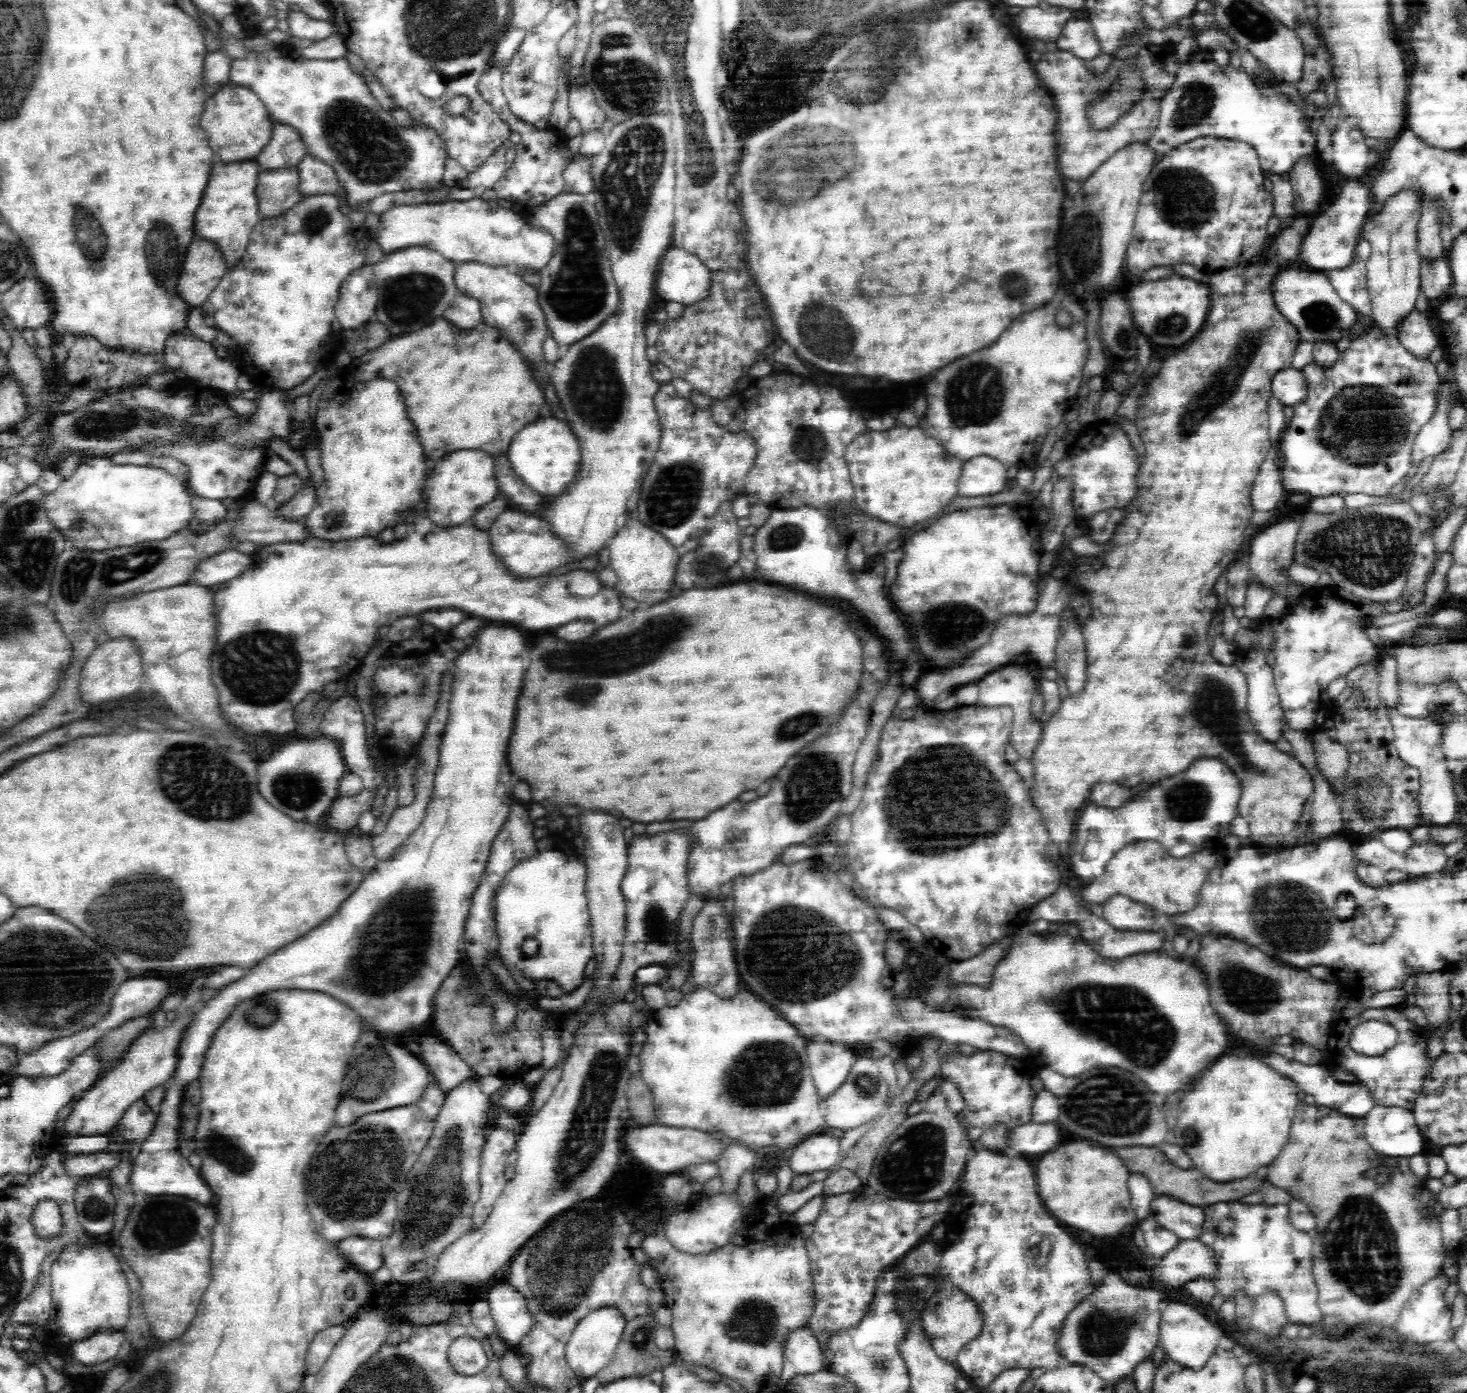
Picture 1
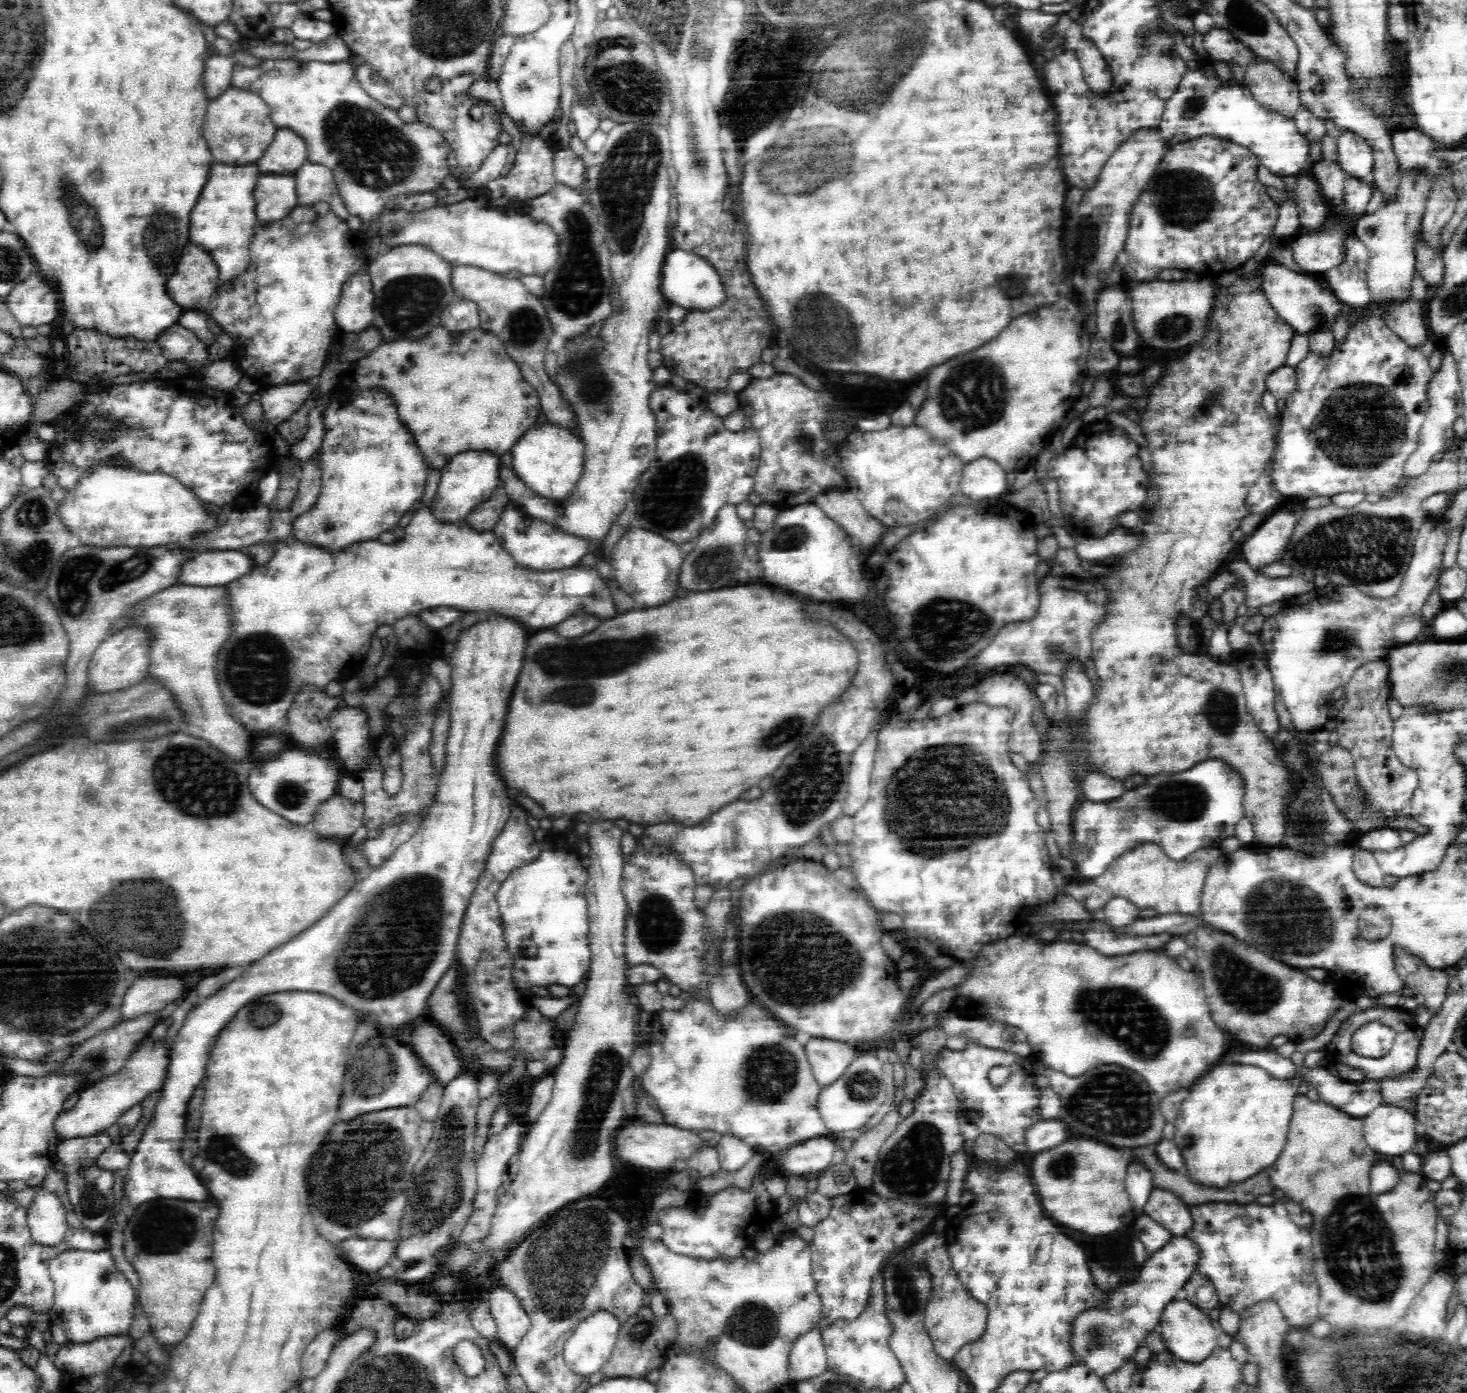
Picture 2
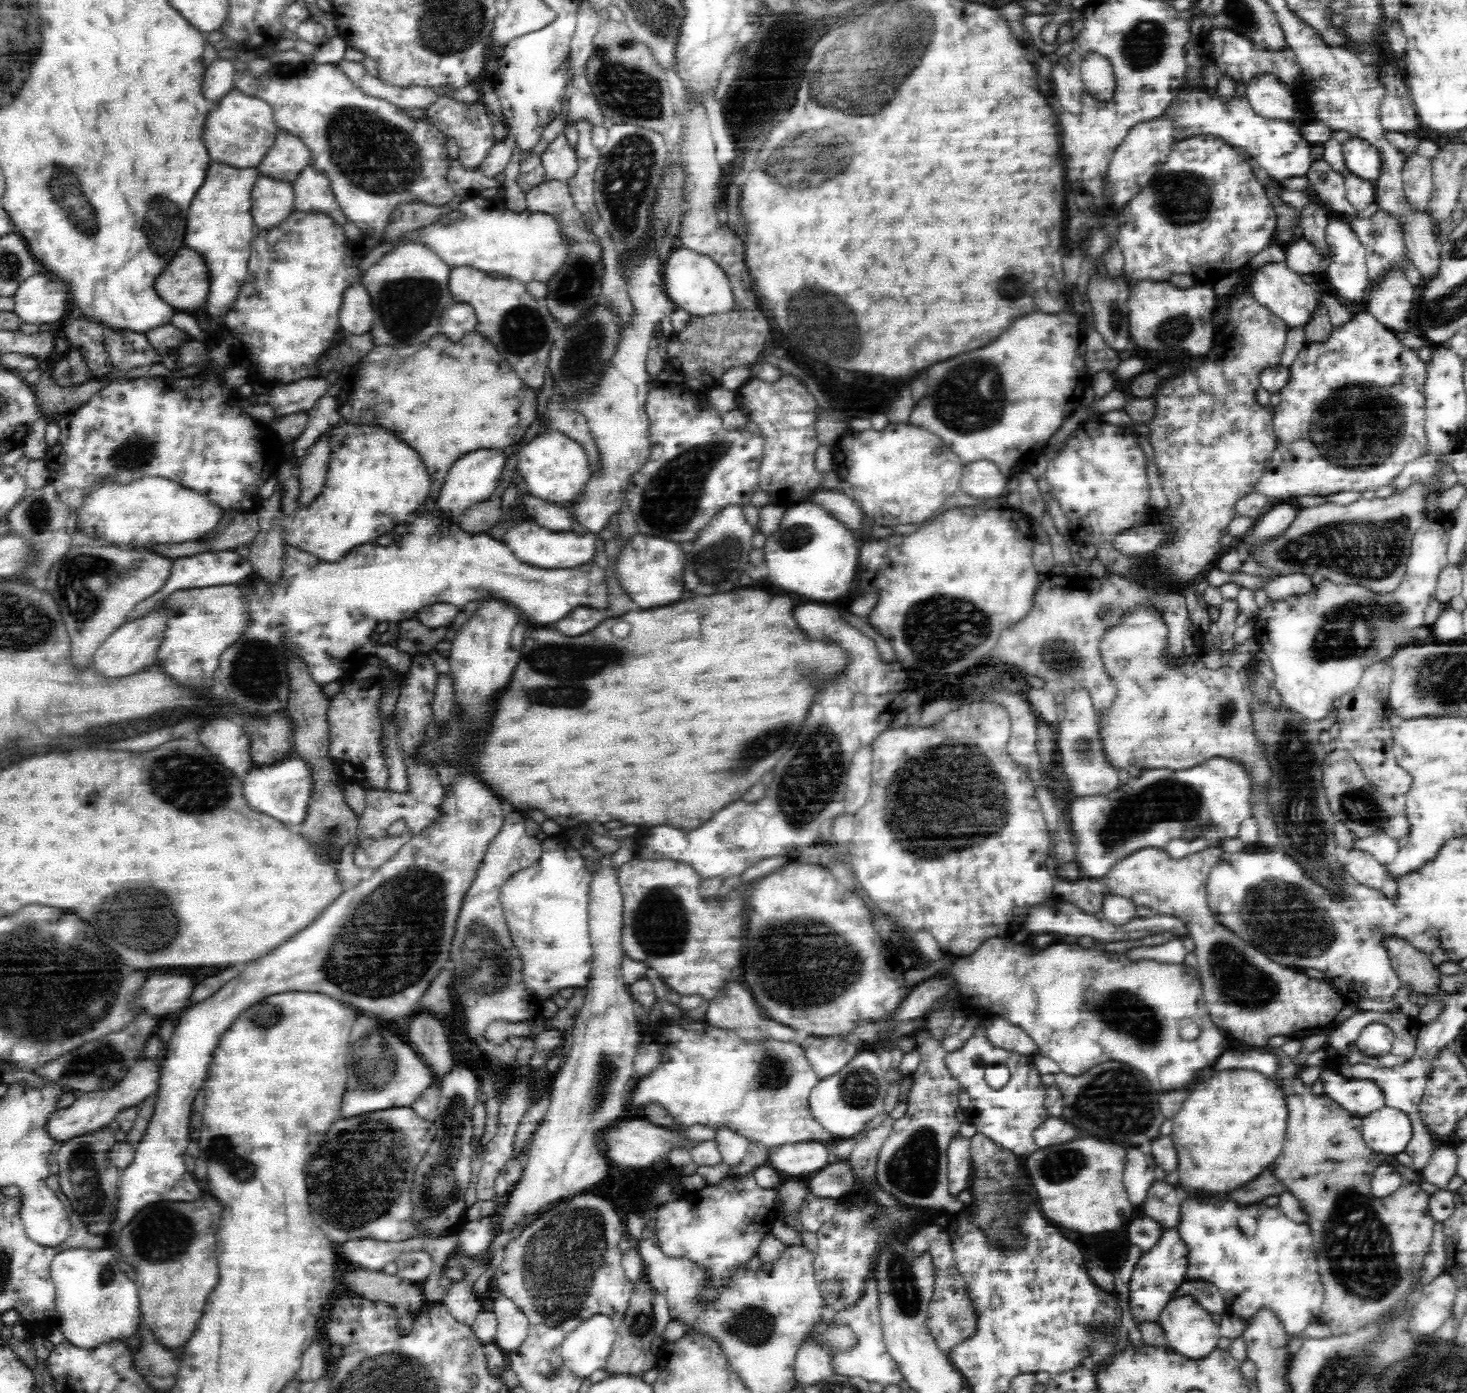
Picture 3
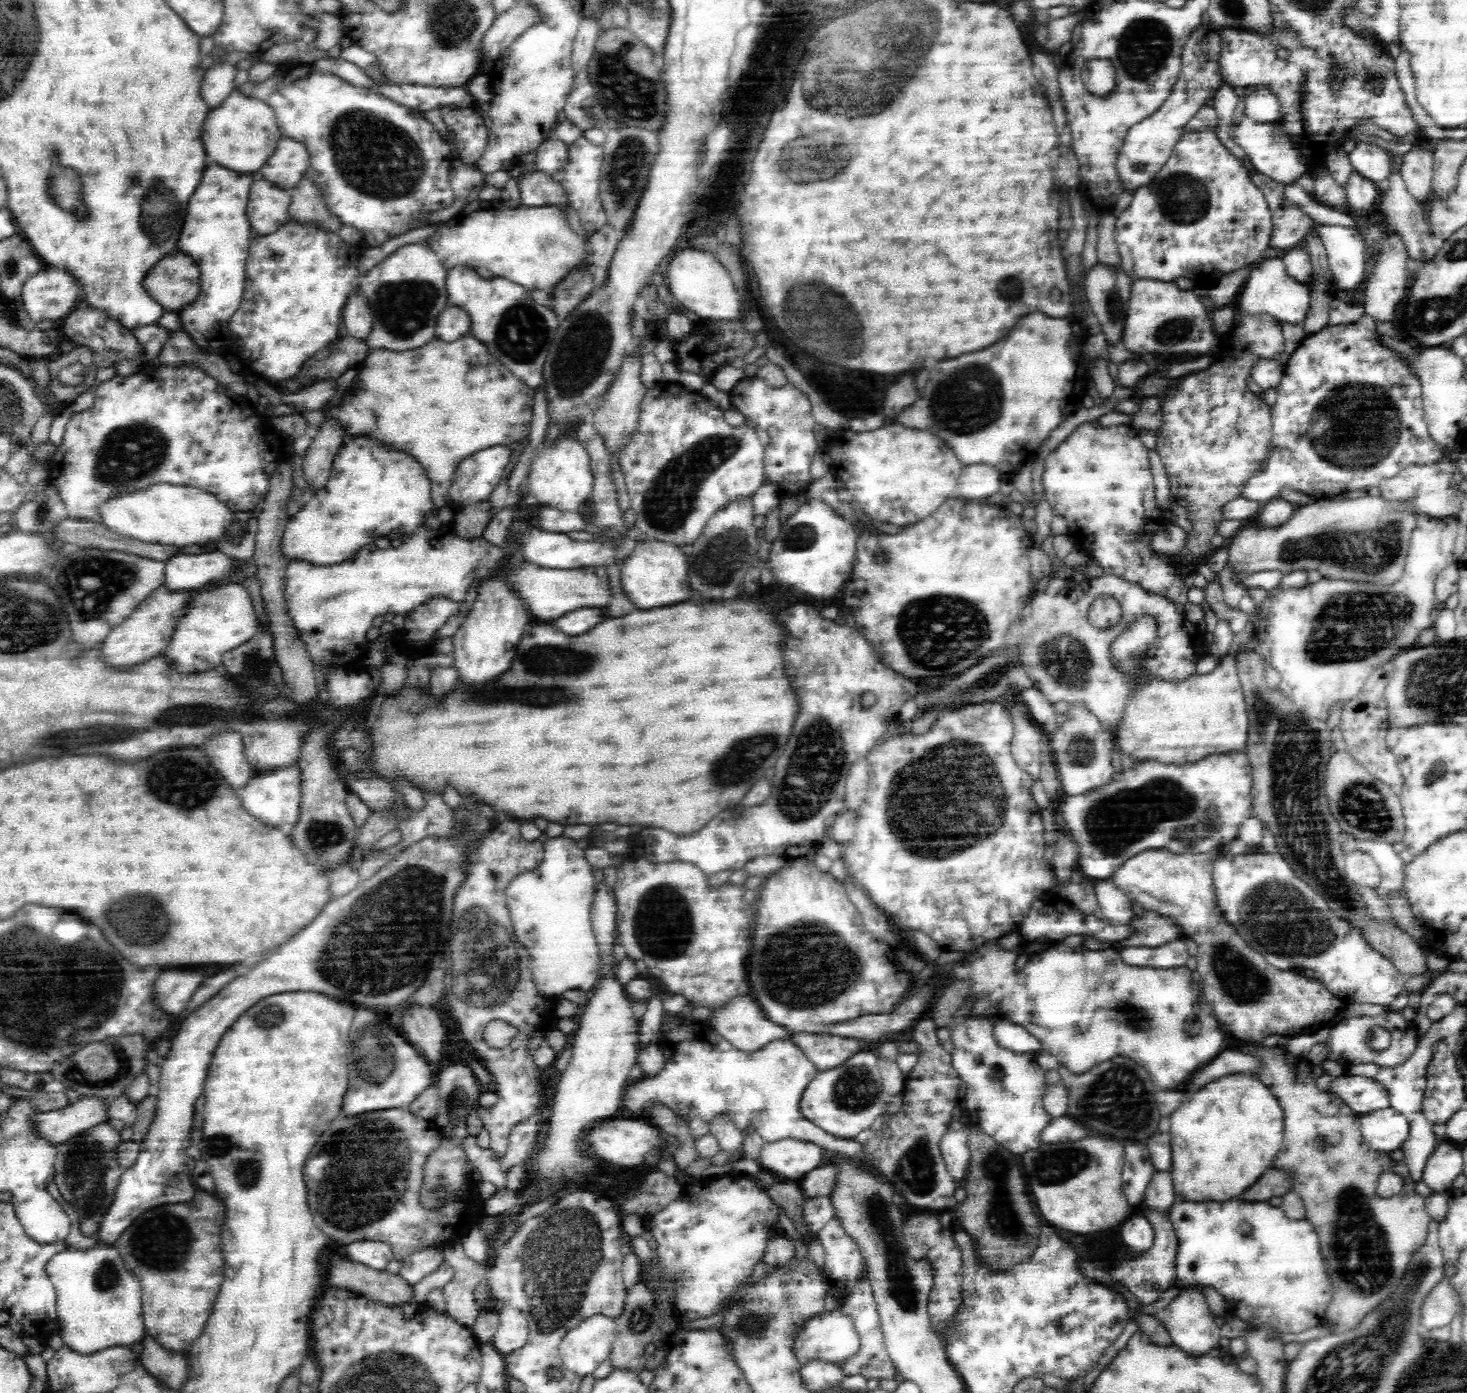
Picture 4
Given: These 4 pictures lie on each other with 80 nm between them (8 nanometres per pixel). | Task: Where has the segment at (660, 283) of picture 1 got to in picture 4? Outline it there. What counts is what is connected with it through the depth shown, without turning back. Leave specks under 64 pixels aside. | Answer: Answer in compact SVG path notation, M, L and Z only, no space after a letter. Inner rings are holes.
M684 250L670 262L669 267L668 286L672 297L690 312L710 320L730 320L730 316L738 316L738 292L734 282L723 264L710 252Z

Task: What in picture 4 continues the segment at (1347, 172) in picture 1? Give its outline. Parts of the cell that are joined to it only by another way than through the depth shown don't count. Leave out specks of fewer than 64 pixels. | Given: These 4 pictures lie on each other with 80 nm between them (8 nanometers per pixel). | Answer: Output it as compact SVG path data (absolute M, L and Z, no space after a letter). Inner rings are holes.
M1358 143L1349 153L1353 170L1377 184L1392 174L1392 154L1376 144Z

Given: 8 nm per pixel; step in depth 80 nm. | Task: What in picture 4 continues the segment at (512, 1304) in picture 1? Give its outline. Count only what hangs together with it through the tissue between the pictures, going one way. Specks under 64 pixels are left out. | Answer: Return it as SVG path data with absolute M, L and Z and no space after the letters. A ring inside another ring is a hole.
M510 1305L502 1306L499 1325L490 1343L500 1354L507 1355L522 1348L529 1337L527 1317Z

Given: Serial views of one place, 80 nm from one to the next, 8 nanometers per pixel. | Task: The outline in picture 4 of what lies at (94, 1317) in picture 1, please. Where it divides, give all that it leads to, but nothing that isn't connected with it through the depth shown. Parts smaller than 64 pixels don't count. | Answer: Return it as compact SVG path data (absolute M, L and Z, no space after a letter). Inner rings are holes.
M90 1248L88 1250L70 1250L58 1252L45 1266L50 1283L56 1292L56 1326L55 1331L66 1347L91 1355L105 1348L124 1345L132 1346L142 1342L145 1337L141 1286L138 1280L124 1268L122 1258L114 1248Z

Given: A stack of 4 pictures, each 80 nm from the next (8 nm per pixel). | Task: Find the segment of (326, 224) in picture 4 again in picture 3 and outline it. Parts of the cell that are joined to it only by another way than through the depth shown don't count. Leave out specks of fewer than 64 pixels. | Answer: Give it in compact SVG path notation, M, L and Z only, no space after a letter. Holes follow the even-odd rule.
M311 165L299 172L293 182L293 210L305 213L325 213L335 225L344 225L346 217L338 207L337 199L330 189L329 177Z

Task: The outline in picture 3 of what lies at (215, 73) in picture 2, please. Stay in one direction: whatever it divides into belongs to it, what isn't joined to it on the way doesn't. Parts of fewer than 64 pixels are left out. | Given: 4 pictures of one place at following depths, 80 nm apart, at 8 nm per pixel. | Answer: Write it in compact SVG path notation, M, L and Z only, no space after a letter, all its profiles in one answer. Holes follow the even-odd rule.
M216 58L210 64L207 61L204 84L202 84L202 92L204 92L206 100L216 104L219 100L222 100L223 96L227 95L227 92L234 89L235 71L236 67L233 61L220 58Z

